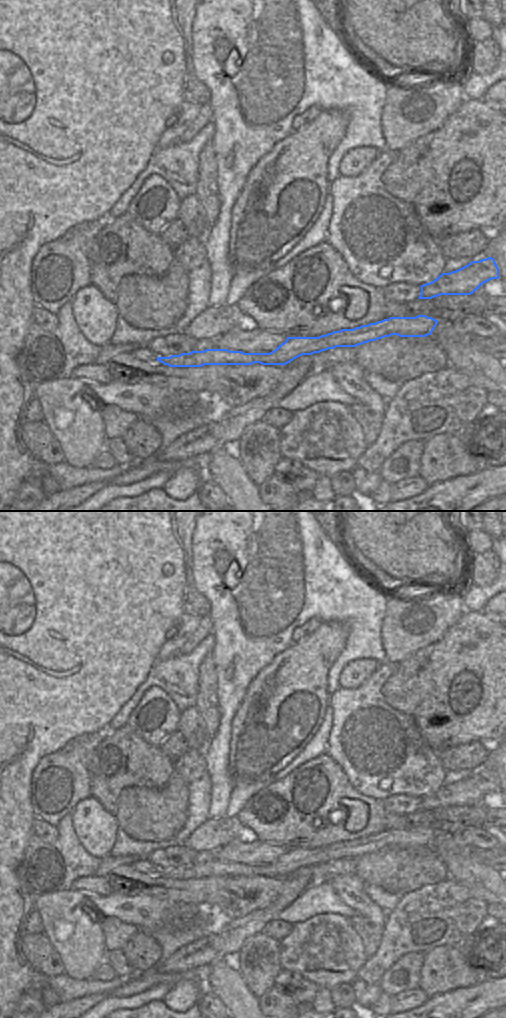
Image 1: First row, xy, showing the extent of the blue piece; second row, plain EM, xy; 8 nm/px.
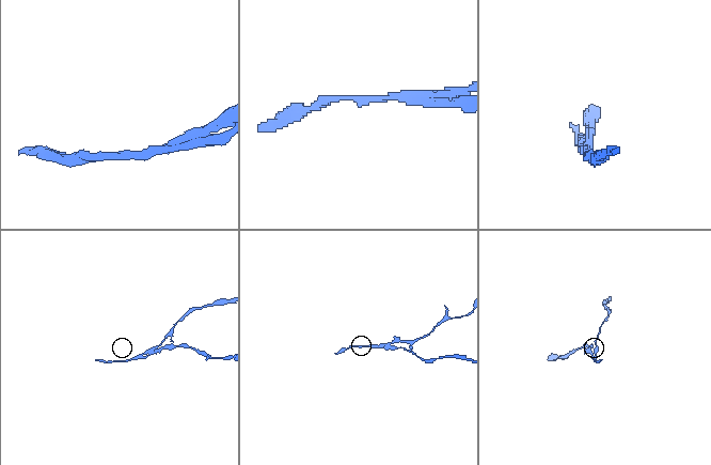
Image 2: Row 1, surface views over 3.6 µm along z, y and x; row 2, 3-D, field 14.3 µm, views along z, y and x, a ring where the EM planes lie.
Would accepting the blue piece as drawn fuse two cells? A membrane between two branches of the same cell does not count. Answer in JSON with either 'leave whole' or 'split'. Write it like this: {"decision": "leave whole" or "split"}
{"decision": "split"}

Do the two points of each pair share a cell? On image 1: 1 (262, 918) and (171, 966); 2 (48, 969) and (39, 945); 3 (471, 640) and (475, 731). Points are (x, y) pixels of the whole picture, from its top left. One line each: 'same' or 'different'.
1: same
2: same
3: same

